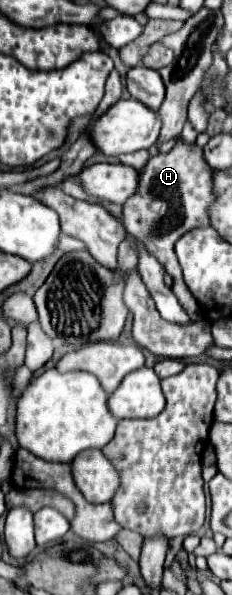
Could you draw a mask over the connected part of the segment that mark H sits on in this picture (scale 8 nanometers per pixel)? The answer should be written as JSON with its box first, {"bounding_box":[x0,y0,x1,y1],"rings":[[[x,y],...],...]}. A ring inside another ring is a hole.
{"bounding_box":[124,135,214,322],"rings":[[[178,135],[176,145],[168,153],[158,153],[148,161],[140,173],[138,191],[124,203],[124,227],[130,235],[144,243],[144,247],[166,267],[166,273],[172,275],[172,291],[182,307],[188,311],[193,322],[204,321],[200,307],[186,283],[182,281],[182,271],[178,269],[174,243],[190,229],[206,227],[208,223],[208,205],[214,201],[212,193],[212,173],[210,165],[202,157],[202,149],[196,143],[186,143]]]}

